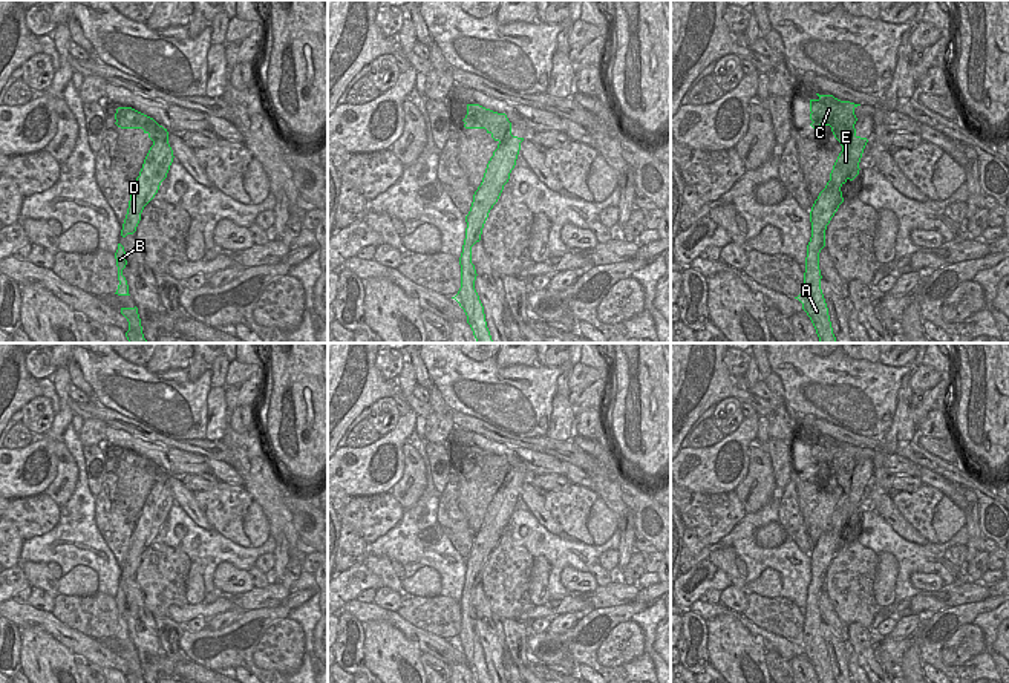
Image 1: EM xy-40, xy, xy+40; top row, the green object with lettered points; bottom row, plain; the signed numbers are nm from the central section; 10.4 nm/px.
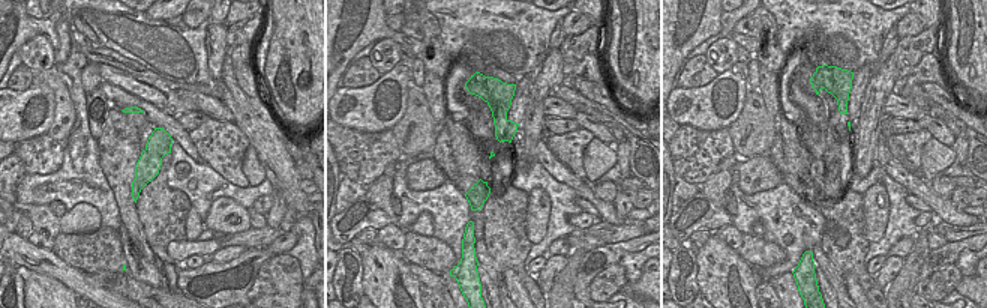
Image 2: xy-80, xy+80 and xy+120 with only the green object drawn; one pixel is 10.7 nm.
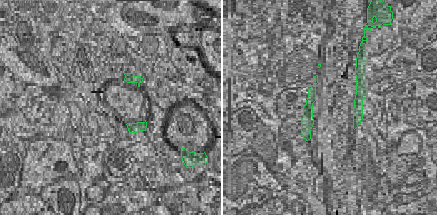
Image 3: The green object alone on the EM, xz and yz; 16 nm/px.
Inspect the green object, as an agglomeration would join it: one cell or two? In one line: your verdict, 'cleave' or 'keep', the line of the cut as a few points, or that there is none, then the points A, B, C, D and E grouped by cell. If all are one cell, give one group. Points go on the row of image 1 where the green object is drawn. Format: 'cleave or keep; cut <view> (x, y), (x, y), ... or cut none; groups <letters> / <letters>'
cleave; cut xy (519, 143), (506, 141), (502, 147), (498, 147); groups A B D E / C

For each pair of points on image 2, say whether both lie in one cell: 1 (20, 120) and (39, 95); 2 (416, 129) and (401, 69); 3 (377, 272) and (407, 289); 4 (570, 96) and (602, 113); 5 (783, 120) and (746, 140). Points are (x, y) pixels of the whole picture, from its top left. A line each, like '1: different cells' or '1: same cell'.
1: same cell
2: different cells
3: same cell
4: same cell
5: different cells

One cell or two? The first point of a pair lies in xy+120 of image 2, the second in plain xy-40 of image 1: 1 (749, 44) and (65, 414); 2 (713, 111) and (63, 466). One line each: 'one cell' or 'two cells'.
1: two cells
2: two cells

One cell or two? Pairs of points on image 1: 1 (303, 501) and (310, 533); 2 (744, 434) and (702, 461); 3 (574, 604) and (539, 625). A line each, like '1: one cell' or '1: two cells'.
1: one cell
2: one cell
3: two cells

